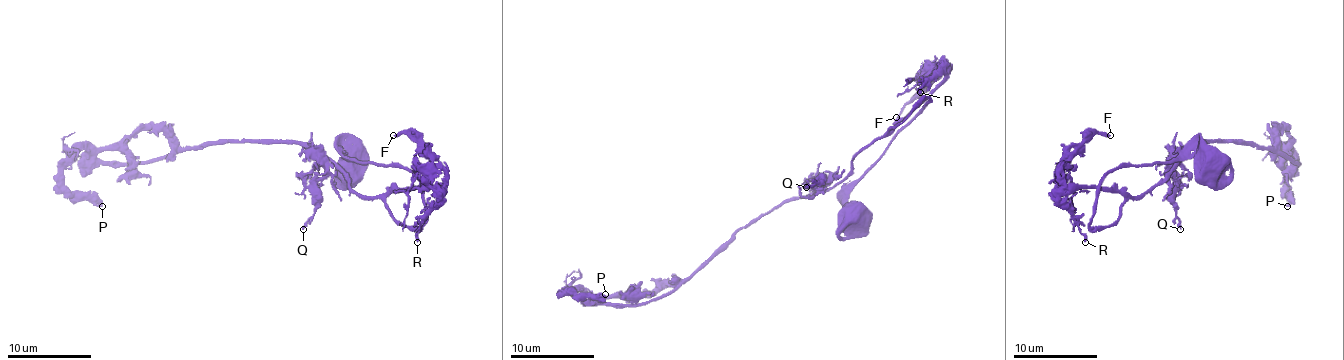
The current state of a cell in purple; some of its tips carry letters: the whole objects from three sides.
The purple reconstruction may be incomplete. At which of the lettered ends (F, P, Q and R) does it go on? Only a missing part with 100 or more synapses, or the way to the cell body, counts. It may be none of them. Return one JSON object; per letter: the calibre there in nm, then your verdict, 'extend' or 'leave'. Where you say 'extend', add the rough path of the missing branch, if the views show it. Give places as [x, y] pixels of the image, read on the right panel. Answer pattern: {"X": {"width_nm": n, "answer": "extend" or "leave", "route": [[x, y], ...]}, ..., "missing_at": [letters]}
{"F": {"width_nm": 240, "answer": "leave"}, "P": {"width_nm": 200, "answer": "leave"}, "Q": {"width_nm": 240, "answer": "leave"}, "R": {"width_nm": 260, "answer": "leave"}, "missing_at": []}

